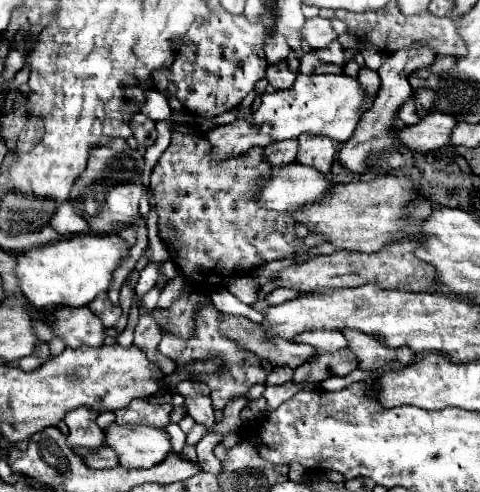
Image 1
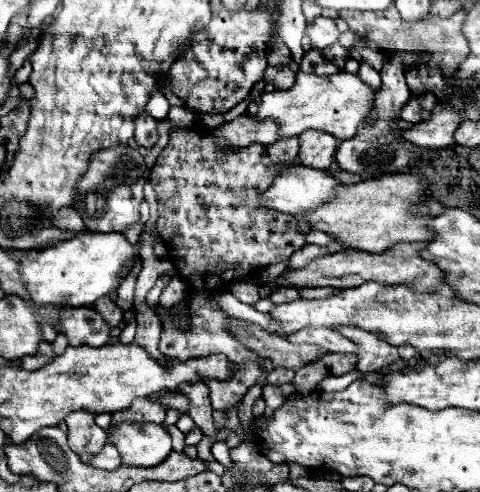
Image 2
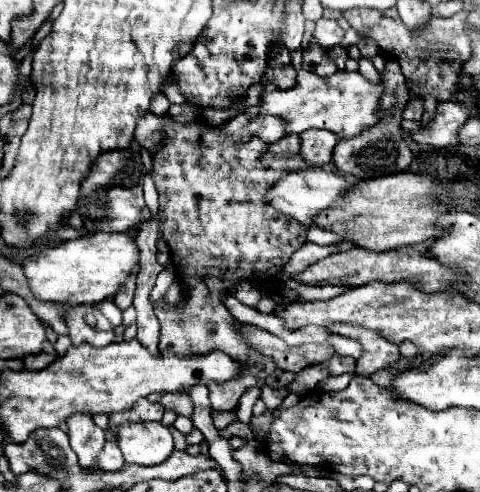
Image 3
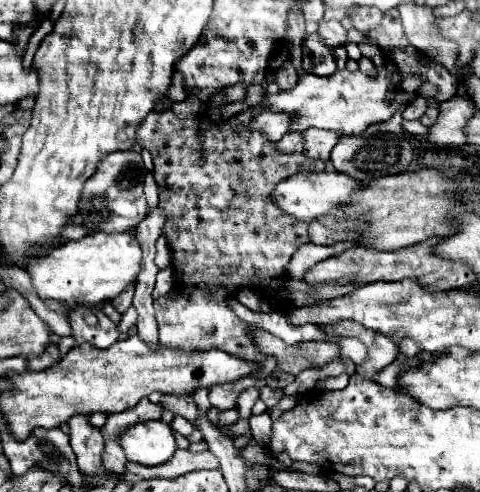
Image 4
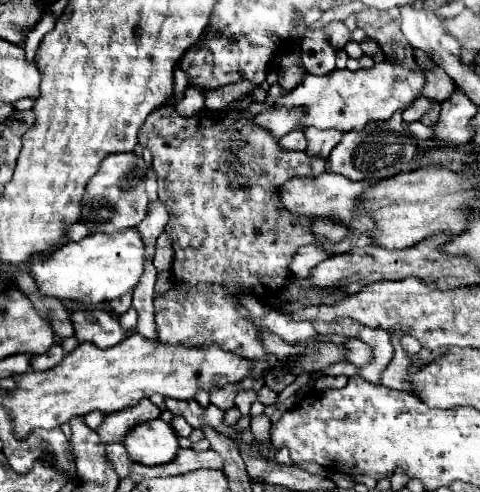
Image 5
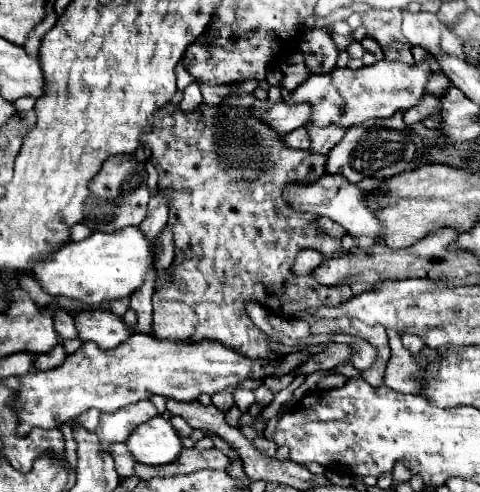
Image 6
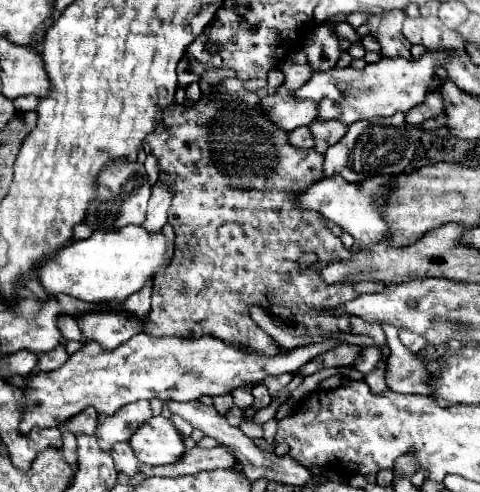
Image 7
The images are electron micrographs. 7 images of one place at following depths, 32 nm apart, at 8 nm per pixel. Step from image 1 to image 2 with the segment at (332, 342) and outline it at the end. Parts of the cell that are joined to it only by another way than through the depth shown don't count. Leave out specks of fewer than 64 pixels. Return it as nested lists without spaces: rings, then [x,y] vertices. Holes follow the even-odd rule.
[[[304,328],[304,332],[296,332],[296,336],[288,336],[292,344],[316,344],[326,352],[340,352],[340,354],[356,354],[356,344],[352,344],[348,338],[344,338],[340,332],[328,330],[328,328]]]

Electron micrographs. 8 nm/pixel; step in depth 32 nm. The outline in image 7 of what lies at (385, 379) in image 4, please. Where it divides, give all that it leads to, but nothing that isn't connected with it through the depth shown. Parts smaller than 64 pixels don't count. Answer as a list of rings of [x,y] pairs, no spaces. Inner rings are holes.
[[[384,326],[390,356],[386,365],[386,384],[390,390],[408,394],[418,392],[430,396],[430,374],[426,366],[400,342],[398,330]]]

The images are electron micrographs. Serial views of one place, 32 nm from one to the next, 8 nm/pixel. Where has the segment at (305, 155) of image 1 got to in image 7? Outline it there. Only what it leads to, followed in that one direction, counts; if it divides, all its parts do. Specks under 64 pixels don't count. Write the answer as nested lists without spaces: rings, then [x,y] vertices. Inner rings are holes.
[[[328,120],[328,124],[312,122],[312,124],[308,124],[308,128],[314,138],[314,150],[320,154],[324,154],[332,144],[336,144],[348,130],[348,126],[336,124],[336,120]]]

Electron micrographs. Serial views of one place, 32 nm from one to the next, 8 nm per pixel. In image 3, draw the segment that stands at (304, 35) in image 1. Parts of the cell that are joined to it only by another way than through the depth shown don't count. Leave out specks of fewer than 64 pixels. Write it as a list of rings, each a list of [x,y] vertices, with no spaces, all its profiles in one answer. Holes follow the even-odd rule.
[[[320,18],[320,20],[316,22],[314,32],[312,32],[314,42],[316,42],[318,46],[322,46],[322,48],[332,48],[334,44],[340,44],[342,36],[344,36],[344,32],[342,32],[342,28],[338,26],[338,22],[336,22],[336,20],[326,20],[326,18]]]

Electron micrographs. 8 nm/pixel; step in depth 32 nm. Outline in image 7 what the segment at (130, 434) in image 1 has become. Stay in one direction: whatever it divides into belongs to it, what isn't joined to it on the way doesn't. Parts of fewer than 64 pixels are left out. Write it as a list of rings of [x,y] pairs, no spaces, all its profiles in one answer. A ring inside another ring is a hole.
[[[154,416],[144,422],[130,438],[130,446],[142,464],[174,464],[184,454],[184,442],[172,420]]]

